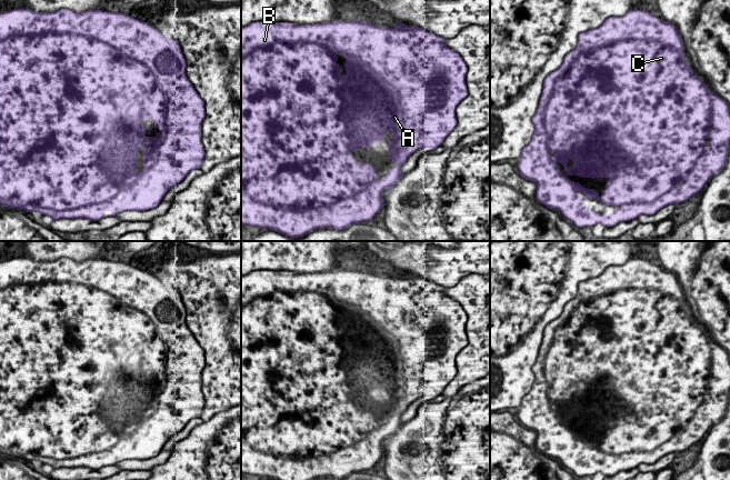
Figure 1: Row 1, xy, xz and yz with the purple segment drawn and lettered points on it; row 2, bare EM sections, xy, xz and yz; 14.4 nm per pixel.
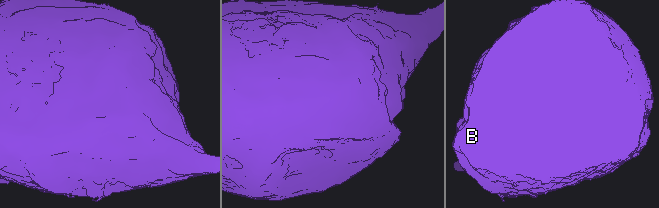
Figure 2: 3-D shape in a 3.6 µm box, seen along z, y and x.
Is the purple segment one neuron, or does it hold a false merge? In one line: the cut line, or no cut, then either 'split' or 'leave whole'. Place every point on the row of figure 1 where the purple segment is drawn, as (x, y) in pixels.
cut none; leave whole

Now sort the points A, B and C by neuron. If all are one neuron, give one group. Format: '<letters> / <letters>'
A B C

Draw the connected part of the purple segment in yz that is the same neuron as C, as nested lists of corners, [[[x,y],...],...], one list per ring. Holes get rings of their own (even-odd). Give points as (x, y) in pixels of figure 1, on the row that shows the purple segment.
[[[629,10],[622,17],[610,17],[599,28],[581,32],[578,36],[577,47],[567,53],[562,64],[549,73],[543,81],[543,90],[536,114],[532,118],[534,133],[529,144],[521,152],[518,163],[519,171],[523,178],[537,183],[537,199],[550,209],[560,210],[562,214],[571,220],[578,228],[592,227],[597,223],[611,227],[618,222],[637,219],[641,214],[652,216],[668,204],[677,204],[689,200],[701,191],[709,179],[718,176],[724,168],[728,159],[730,142],[730,113],[727,102],[717,93],[711,92],[699,79],[693,76],[692,69],[683,59],[684,47],[677,28],[660,20],[646,10]],[[560,162],[569,176],[580,178],[608,178],[603,193],[600,196],[594,189],[587,189],[579,182],[564,178],[557,169]],[[578,191],[589,199],[596,199],[608,206],[619,206],[612,213],[604,217],[602,213],[590,211],[587,204],[582,204],[582,198]]]

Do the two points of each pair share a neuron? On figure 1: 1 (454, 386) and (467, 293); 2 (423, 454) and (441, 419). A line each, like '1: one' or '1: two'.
1: one
2: one

